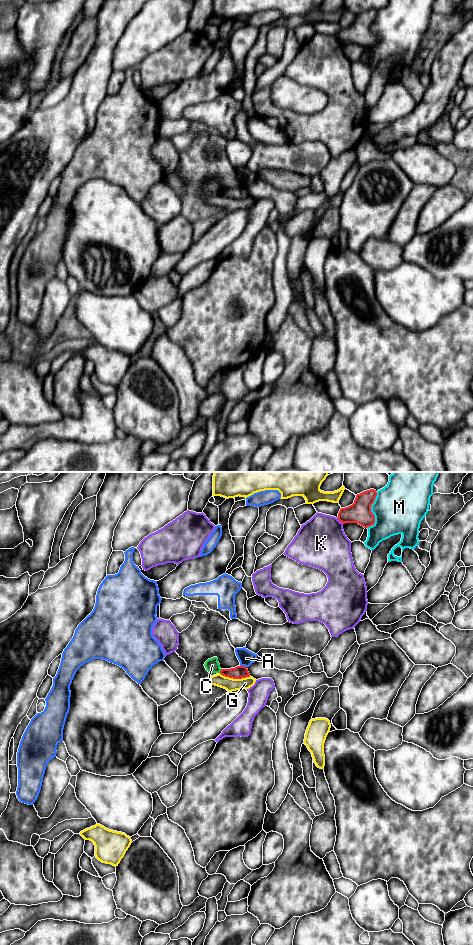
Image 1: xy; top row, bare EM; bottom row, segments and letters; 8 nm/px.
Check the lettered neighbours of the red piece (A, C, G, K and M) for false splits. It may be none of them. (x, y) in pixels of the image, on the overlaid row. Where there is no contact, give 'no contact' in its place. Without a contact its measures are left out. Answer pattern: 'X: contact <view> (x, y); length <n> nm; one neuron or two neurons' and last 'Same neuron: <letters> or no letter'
A: contact xy (243, 666); length 60 nm; two neurons
C: contact xy (220, 671); length 40 nm; two neurons
G: contact xy (235, 678); length 260 nm; two neurons
K: contact xy (340, 521); length 80 nm; two neurons
M: contact xy (370, 511); length 300 nm; two neurons
Same neuron: no letter

